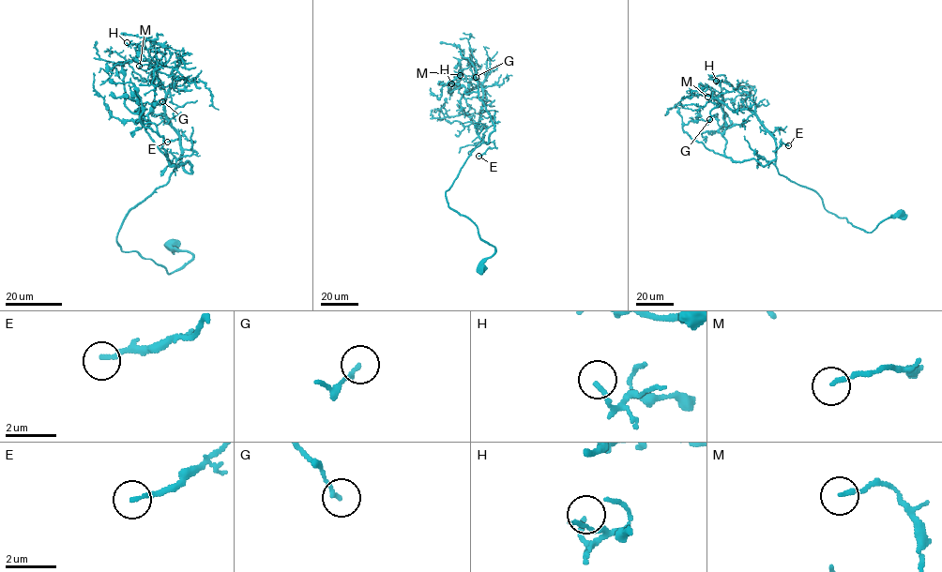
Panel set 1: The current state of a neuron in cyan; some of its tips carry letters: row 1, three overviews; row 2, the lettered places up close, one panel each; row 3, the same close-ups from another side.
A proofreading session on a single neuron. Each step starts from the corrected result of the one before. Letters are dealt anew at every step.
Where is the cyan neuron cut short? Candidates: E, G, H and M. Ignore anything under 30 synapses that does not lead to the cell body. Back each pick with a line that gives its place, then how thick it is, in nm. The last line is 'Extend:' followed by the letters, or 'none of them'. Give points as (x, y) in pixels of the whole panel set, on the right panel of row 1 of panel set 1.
Extend: none of them

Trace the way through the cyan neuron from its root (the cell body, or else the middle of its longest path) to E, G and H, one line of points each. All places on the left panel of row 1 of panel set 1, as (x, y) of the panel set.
E: (172, 247), (192, 258), (169, 274), (116, 241), (125, 216), (167, 183), (193, 143), (184, 135), (167, 142)
G: (172, 247), (192, 258), (169, 274), (116, 241), (180, 163), (191, 172), (140, 121), (143, 103), (162, 101)
H: (172, 247), (192, 258), (169, 274), (116, 241), (125, 216), (167, 183), (181, 153), (148, 50), (127, 42)

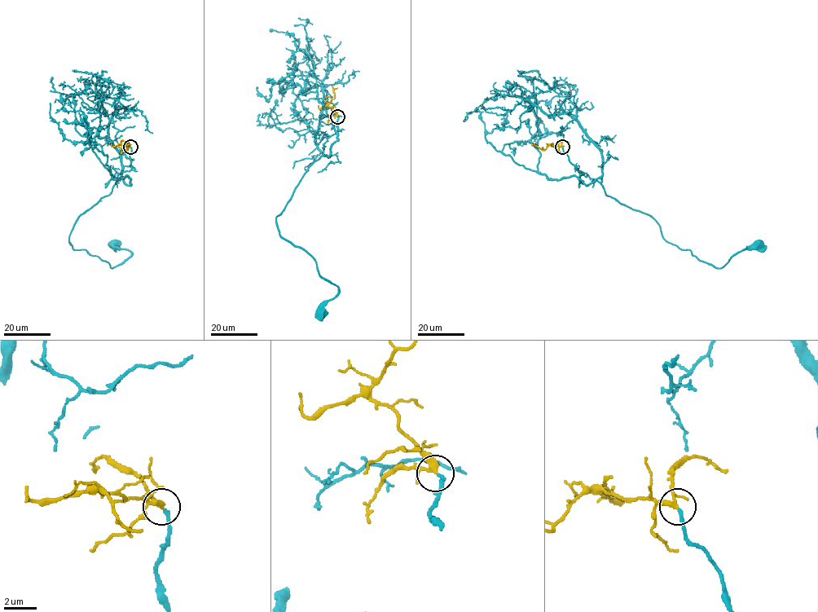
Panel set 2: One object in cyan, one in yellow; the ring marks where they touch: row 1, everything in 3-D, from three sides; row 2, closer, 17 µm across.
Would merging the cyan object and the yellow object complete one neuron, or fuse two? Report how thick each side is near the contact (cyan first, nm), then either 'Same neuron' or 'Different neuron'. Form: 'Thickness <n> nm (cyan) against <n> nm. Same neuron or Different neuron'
Thickness 200 nm (cyan) against 280 nm. Same neuron

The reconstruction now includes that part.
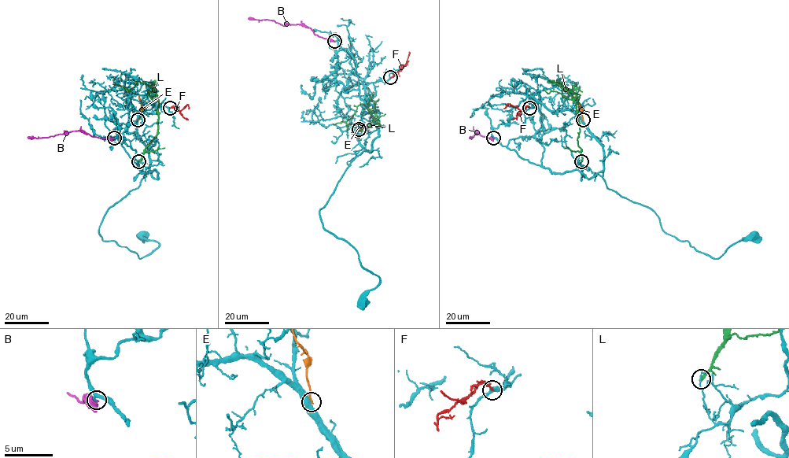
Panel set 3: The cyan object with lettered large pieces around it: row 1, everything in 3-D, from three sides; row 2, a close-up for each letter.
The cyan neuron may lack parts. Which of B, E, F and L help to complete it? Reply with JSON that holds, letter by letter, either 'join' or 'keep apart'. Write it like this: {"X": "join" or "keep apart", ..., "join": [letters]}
{"B": "join", "E": "keep apart", "F": "join", "L": "keep apart", "join": ["B", "F"]}

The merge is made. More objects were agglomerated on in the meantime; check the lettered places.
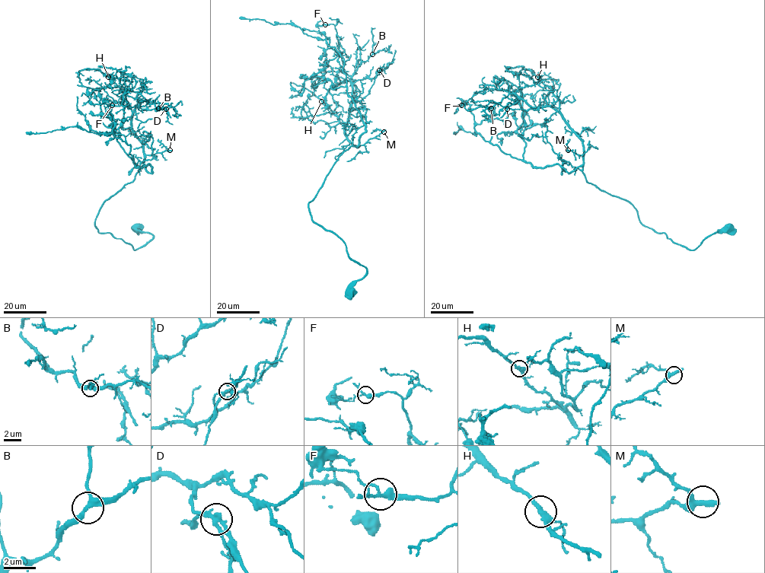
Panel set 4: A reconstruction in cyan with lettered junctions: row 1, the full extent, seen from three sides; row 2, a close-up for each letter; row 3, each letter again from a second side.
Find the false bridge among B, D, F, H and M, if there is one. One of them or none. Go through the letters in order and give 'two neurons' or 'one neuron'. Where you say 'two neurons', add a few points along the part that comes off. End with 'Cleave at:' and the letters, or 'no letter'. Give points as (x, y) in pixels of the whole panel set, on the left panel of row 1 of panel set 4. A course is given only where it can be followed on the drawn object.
B: one neuron
D: two neurons | (165, 109), (152, 109)
F: one neuron
H: one neuron
M: one neuron
Cleave at: D

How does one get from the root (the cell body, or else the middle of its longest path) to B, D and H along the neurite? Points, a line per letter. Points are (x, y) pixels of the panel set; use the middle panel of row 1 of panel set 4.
B: (350, 291), (366, 268), (312, 219), (308, 204), (336, 160), (357, 147), (345, 134), (351, 78), (372, 54)
D: (350, 291), (366, 268), (312, 219), (308, 204), (336, 160), (357, 147), (345, 134), (349, 107), (379, 70)
H: (350, 291), (366, 268), (309, 210), (336, 160), (357, 147), (345, 135), (345, 124), (322, 101)

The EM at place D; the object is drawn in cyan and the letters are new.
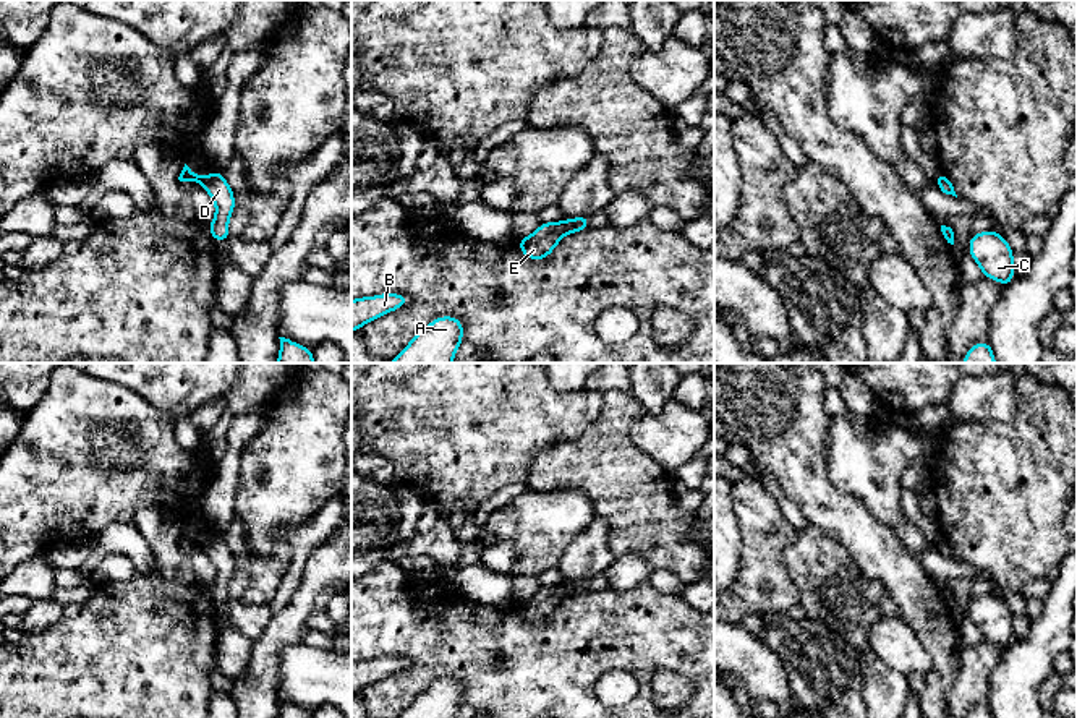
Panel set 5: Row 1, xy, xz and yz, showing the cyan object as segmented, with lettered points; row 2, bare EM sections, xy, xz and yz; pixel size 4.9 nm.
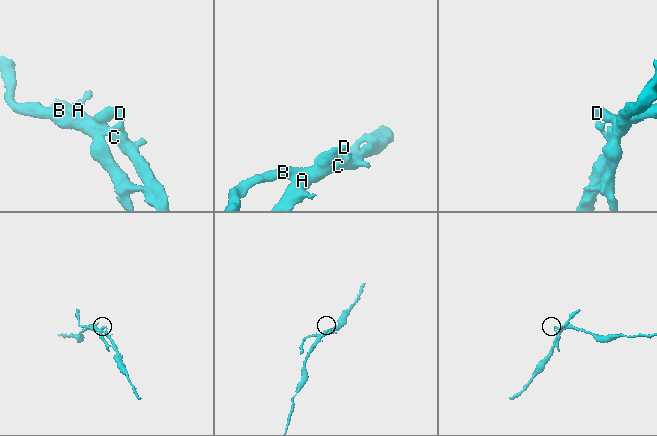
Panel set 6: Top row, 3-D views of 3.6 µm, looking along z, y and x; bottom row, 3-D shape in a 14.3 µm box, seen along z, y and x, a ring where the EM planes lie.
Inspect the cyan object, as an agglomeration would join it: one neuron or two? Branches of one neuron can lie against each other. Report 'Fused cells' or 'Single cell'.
Fused cells

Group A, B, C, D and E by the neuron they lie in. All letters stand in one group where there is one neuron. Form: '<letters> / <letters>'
A C D / B E

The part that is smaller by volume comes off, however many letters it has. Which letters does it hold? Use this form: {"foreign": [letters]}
{"foreign": ["B", "E"]}

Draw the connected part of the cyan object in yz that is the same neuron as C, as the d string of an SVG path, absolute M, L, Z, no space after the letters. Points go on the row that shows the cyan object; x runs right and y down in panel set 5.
M994 229L972 233L968 253L980 266L983 277L998 280L1004 287L1007 287L1015 277L1014 251L1007 240Z

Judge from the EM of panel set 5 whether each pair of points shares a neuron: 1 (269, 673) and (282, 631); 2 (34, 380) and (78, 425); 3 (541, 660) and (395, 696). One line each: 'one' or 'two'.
1: one
2: two
3: one

